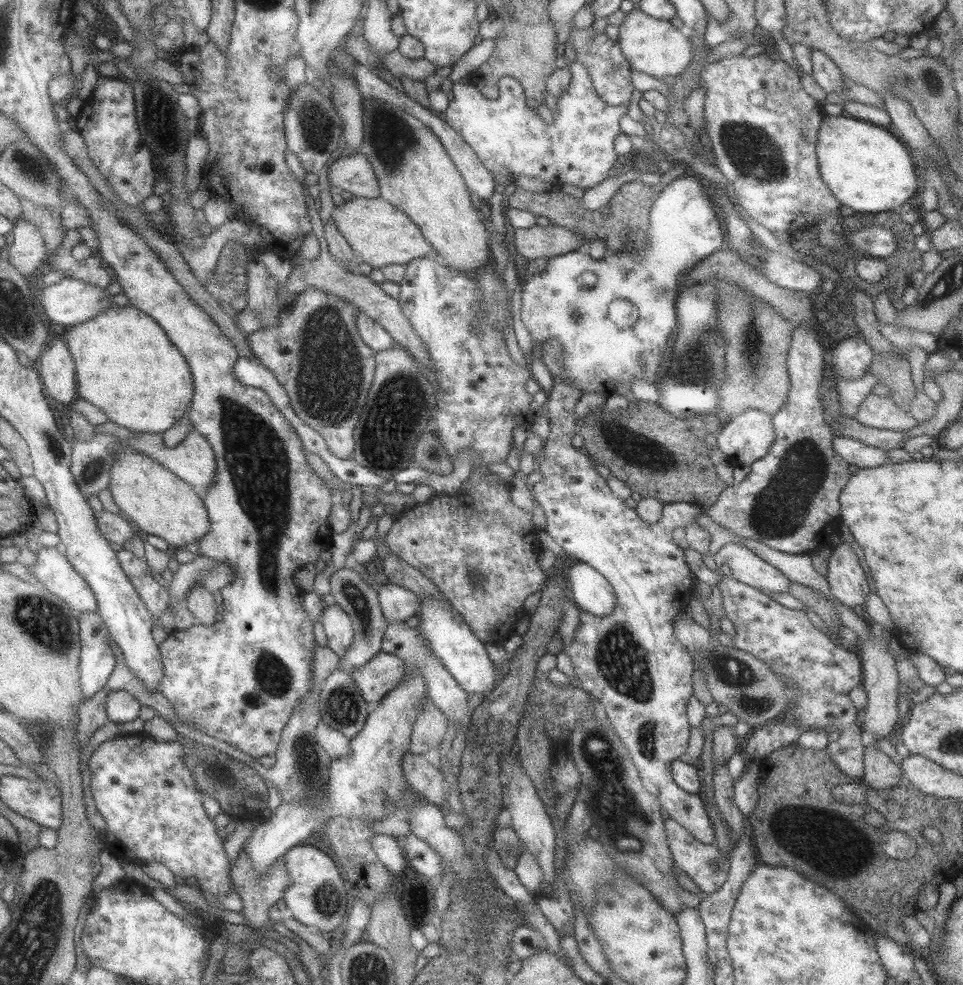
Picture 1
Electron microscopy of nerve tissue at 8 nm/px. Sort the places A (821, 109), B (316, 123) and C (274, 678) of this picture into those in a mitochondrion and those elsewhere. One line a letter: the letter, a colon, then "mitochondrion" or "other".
A: other
B: mitochondrion
C: mitochondrion

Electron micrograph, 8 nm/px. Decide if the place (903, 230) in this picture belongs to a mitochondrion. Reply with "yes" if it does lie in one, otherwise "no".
no

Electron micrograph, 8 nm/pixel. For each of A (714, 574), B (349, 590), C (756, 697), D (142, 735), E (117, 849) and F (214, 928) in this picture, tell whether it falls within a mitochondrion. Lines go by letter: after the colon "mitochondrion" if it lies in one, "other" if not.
A: other
B: mitochondrion
C: mitochondrion
D: other
E: other
F: other

